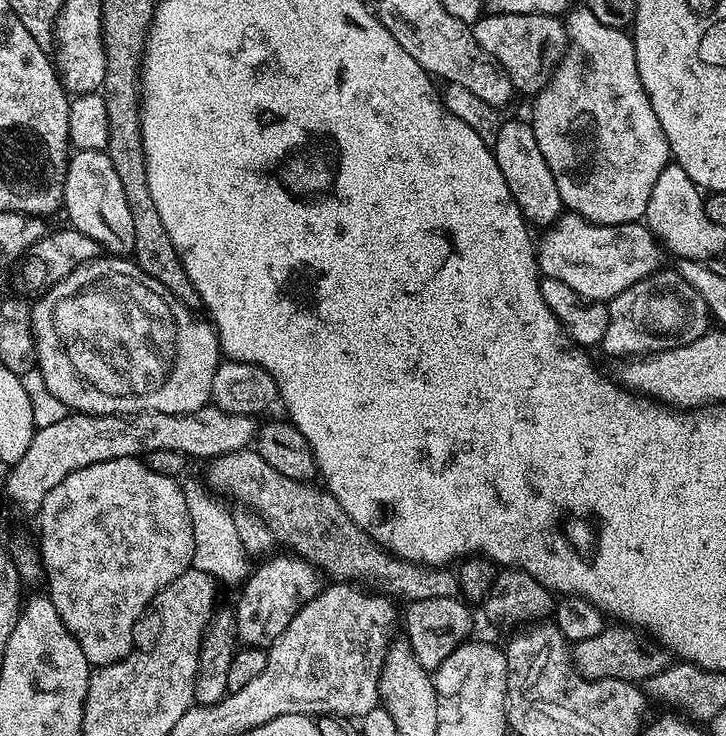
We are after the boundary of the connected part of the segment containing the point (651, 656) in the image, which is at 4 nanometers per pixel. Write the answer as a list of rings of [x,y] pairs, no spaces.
[[[606,626],[594,638],[582,638],[571,645],[572,665],[579,676],[587,680],[630,680],[643,682],[658,674],[670,663],[667,651],[651,636],[631,626]]]

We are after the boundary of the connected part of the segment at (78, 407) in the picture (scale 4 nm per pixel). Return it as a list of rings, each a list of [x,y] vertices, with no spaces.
[[[111,254],[97,258],[78,266],[62,282],[39,297],[40,301],[32,304],[32,333],[36,339],[36,368],[46,382],[46,390],[59,398],[72,412],[84,412],[88,416],[123,416],[131,418],[138,412],[161,412],[162,414],[186,414],[197,412],[200,408],[209,407],[212,399],[211,387],[214,374],[222,363],[220,351],[220,338],[216,335],[215,327],[211,323],[196,320],[193,313],[189,312],[162,282],[154,282],[141,268],[128,258],[117,258]]]

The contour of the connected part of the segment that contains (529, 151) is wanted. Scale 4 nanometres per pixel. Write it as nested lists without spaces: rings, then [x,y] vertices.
[[[527,119],[508,120],[496,132],[494,151],[498,170],[502,170],[502,178],[510,186],[510,194],[514,194],[514,202],[522,210],[529,225],[551,226],[560,219],[564,203],[558,194],[558,182],[554,182],[554,174],[550,174],[550,166],[546,166],[546,158],[542,158],[542,150],[538,150],[538,138],[534,138],[534,130]]]

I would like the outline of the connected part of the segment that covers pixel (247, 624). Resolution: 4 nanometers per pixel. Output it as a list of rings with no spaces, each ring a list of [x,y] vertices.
[[[291,554],[275,555],[267,559],[260,569],[251,573],[248,580],[239,589],[240,601],[234,607],[236,630],[241,645],[250,648],[267,649],[290,626],[290,618],[298,614],[300,605],[312,600],[320,592],[322,576],[316,568]]]

